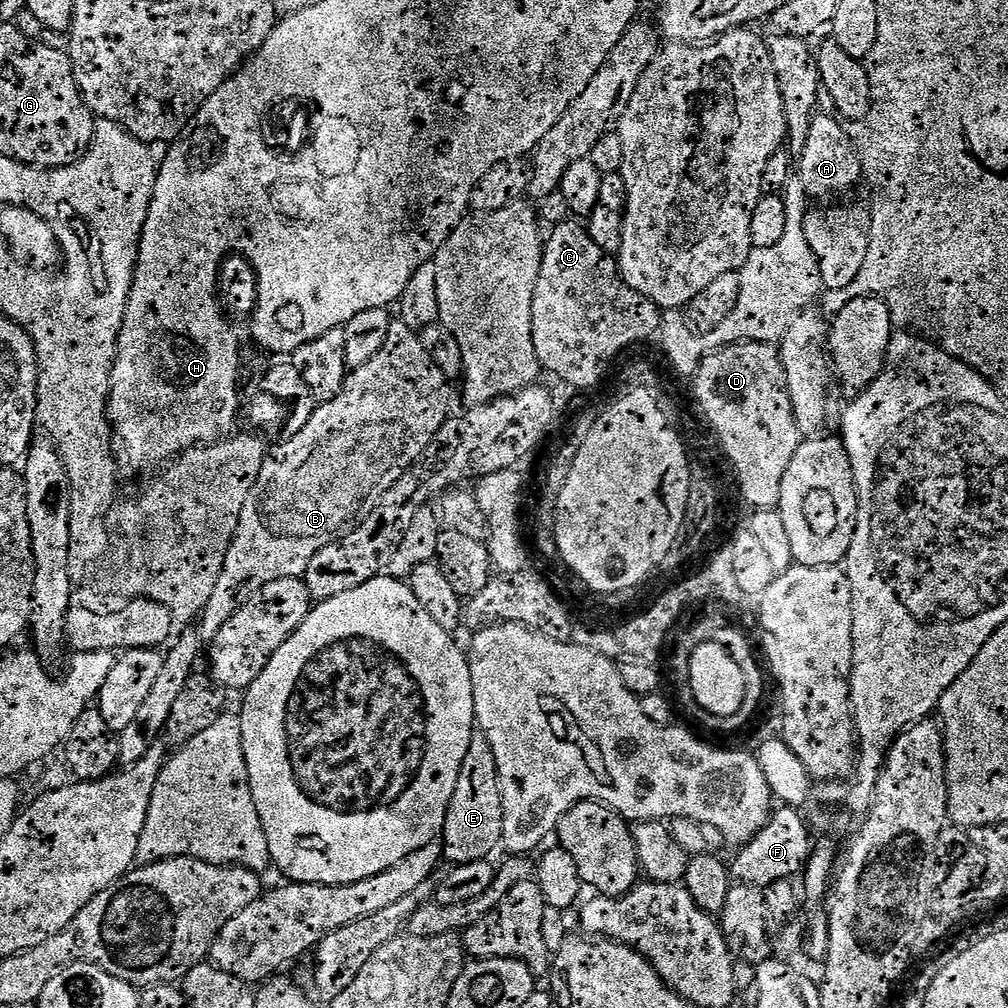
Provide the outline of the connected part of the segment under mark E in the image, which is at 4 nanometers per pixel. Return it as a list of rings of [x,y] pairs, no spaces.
[[[476,734],[470,742],[470,750],[466,750],[466,758],[458,774],[458,786],[446,814],[442,833],[442,856],[452,866],[487,860],[496,847],[501,847],[503,839],[504,811],[494,750],[486,737]]]

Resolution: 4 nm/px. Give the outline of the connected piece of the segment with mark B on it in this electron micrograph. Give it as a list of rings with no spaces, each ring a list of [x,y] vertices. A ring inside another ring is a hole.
[[[398,318],[393,319],[390,334],[386,334],[386,342],[382,342],[382,350],[378,350],[366,366],[351,369],[342,390],[338,390],[333,400],[317,403],[314,414],[310,414],[310,422],[306,422],[294,438],[281,439],[280,444],[273,448],[271,445],[265,451],[262,470],[242,506],[214,594],[210,594],[210,602],[206,602],[198,617],[201,640],[215,640],[222,626],[226,626],[226,622],[230,622],[262,586],[270,586],[270,582],[278,582],[278,578],[303,577],[310,566],[310,558],[314,558],[322,546],[346,538],[346,534],[358,530],[358,526],[374,514],[374,506],[382,502],[382,494],[386,494],[386,490],[422,458],[422,450],[434,442],[434,434],[438,434],[447,422],[450,415],[448,388],[449,380],[438,366],[434,366],[430,354],[422,347],[419,331]]]

